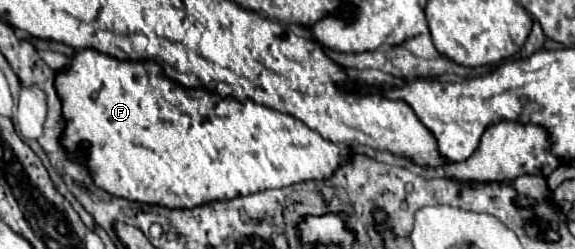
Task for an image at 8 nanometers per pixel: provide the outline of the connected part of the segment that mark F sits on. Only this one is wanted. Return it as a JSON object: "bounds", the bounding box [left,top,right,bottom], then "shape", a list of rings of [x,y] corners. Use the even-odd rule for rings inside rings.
{"bounds":[56,49,348,209],"shape":[[[84,49],[80,53],[74,55],[70,69],[68,71],[60,71],[58,79],[56,79],[56,91],[58,97],[62,99],[62,115],[66,119],[66,129],[62,135],[62,145],[68,151],[76,151],[76,145],[80,141],[90,141],[90,151],[86,157],[86,165],[88,171],[94,179],[94,183],[102,189],[106,189],[108,193],[116,195],[116,197],[124,197],[128,201],[140,201],[140,203],[150,203],[150,205],[164,205],[170,209],[190,209],[190,207],[198,207],[202,203],[210,203],[214,199],[232,199],[234,195],[248,195],[248,193],[258,193],[264,189],[274,189],[274,187],[288,187],[294,183],[304,183],[304,181],[322,181],[328,179],[336,173],[338,167],[348,163],[348,153],[340,153],[340,145],[324,139],[322,135],[318,135],[316,131],[312,131],[306,123],[302,123],[300,119],[274,111],[274,109],[266,109],[262,105],[256,103],[240,103],[236,99],[224,99],[220,97],[216,91],[208,91],[208,89],[194,89],[194,87],[184,87],[172,79],[168,79],[162,71],[162,67],[154,61],[150,63],[132,63],[132,61],[120,61],[108,55],[102,55],[94,49]]]}

